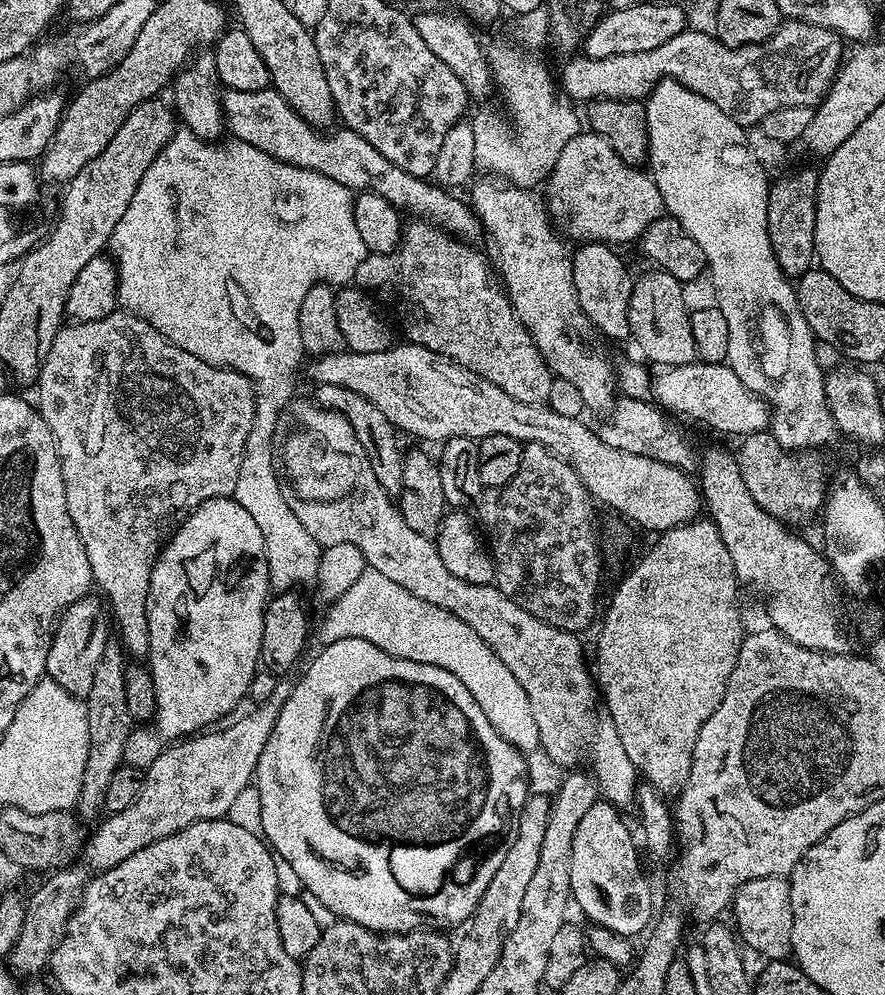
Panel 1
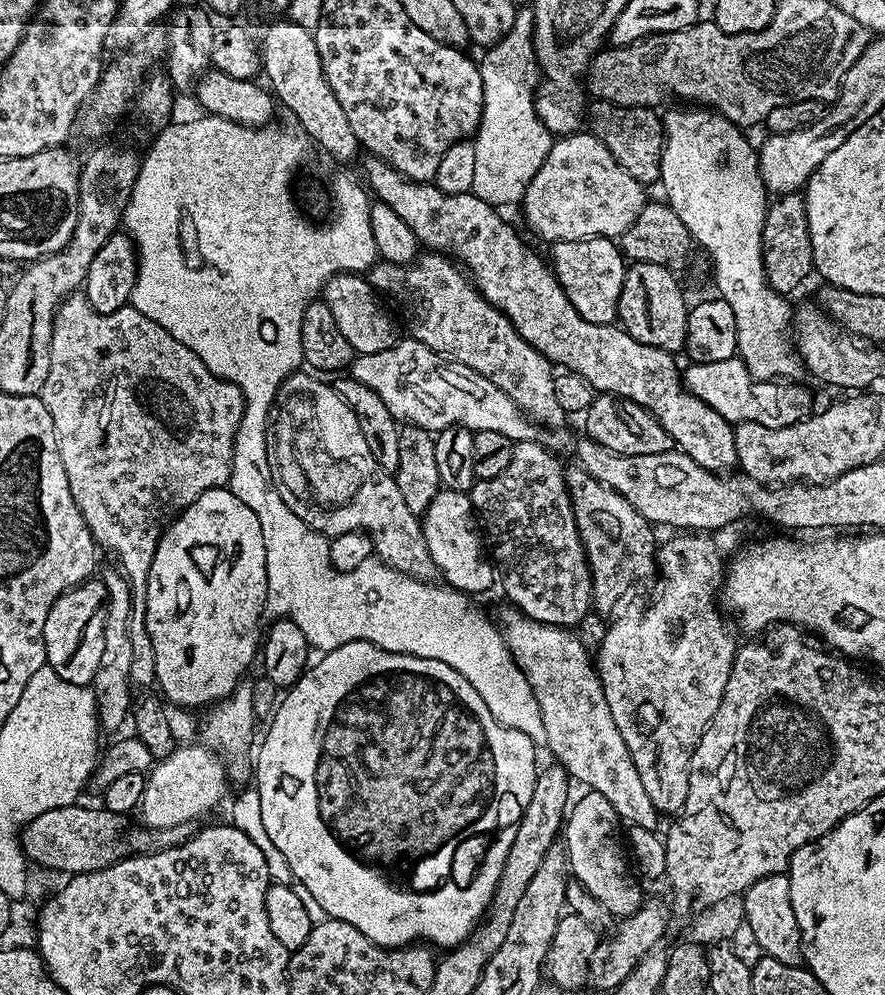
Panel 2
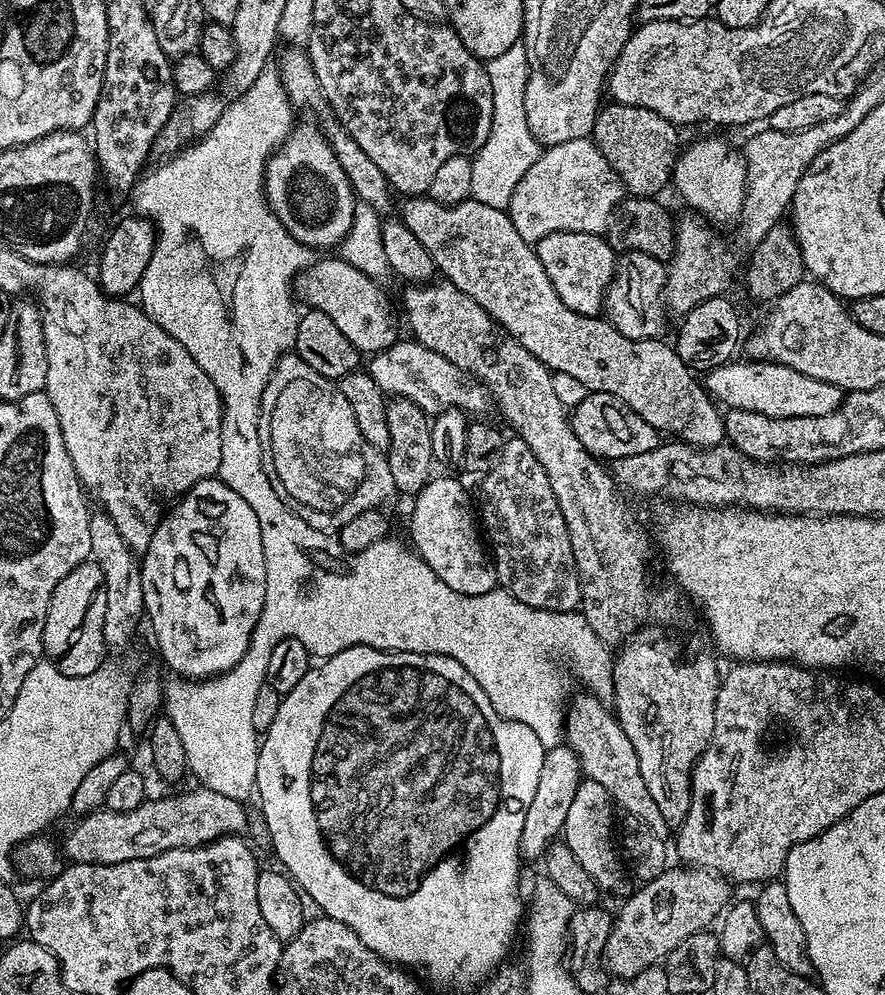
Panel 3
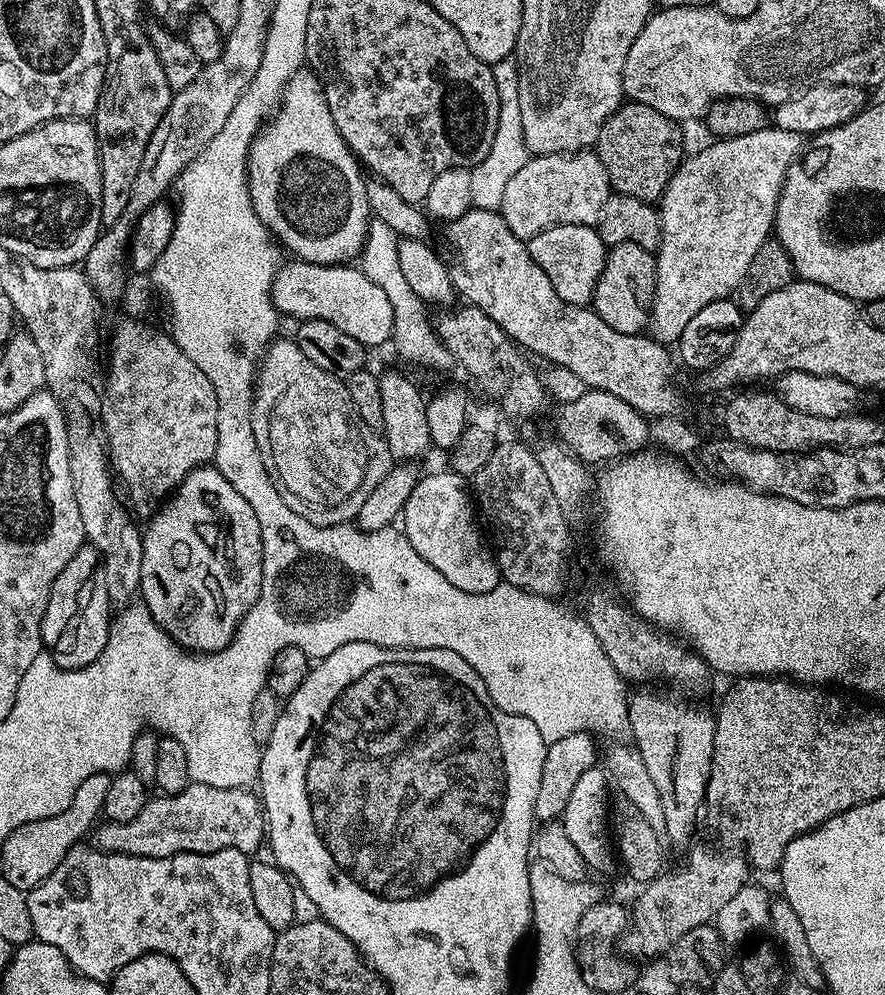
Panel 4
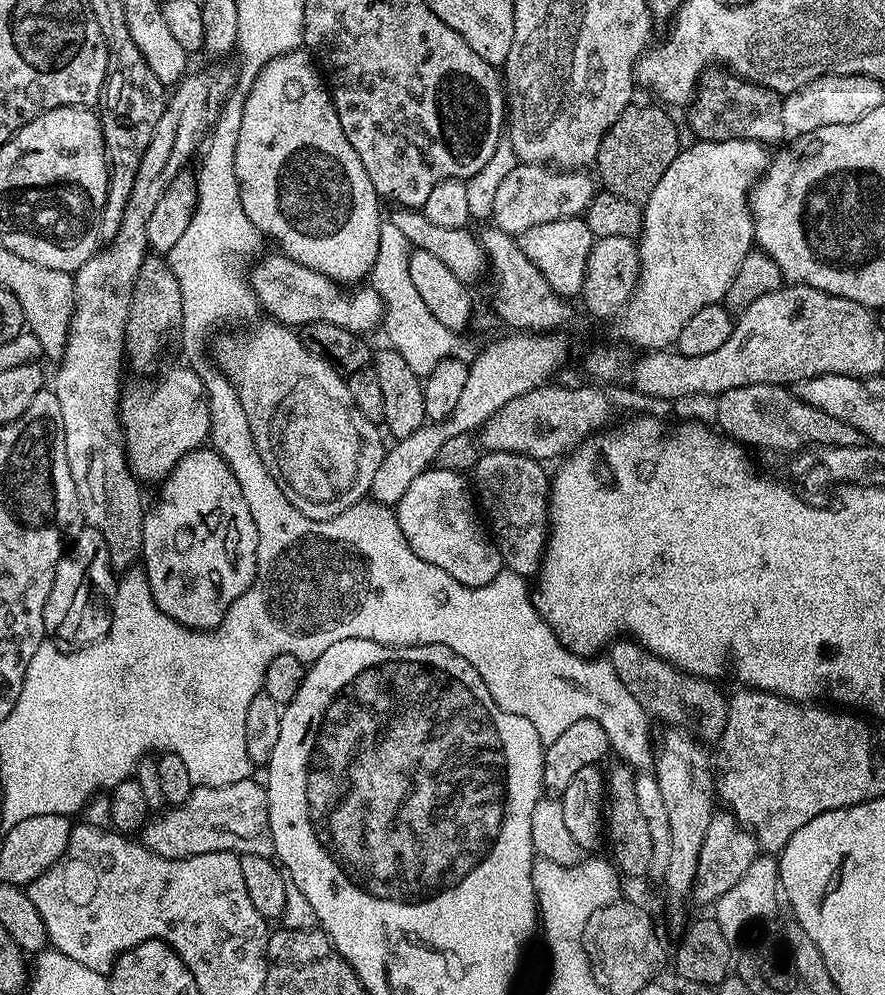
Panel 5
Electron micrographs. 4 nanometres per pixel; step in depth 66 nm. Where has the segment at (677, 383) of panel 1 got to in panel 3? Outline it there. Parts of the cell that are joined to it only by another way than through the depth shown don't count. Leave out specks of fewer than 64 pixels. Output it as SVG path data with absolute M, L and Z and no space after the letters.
M729 362L713 368L702 380L708 395L725 409L750 410L770 418L822 418L822 414L838 410L846 395L844 389L834 386L834 382L810 378L810 374L802 374L785 364L736 363Z

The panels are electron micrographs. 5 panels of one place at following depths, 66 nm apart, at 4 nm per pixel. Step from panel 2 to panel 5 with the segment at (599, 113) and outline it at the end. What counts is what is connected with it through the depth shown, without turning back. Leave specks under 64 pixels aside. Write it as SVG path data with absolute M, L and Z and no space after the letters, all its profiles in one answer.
M633 102L626 110L622 110L618 122L614 122L614 126L605 132L594 161L594 168L600 171L599 183L607 191L639 205L643 205L650 194L654 194L658 178L666 174L666 166L674 162L682 147L675 122L664 113L667 111L663 107L652 104Z

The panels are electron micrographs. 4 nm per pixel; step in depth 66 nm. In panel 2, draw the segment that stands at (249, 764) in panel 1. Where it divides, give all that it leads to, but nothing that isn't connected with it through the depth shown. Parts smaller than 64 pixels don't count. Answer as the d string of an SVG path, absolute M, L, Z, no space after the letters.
M179 745L164 760L157 761L147 773L143 798L138 809L141 823L150 828L169 828L196 821L210 811L226 790L225 761L207 745Z

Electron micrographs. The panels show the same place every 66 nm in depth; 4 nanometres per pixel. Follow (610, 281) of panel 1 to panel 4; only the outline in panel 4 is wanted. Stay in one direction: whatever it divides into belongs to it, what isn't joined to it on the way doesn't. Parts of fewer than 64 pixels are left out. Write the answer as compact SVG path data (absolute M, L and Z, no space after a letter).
M593 225L550 226L531 236L526 243L530 250L530 258L534 258L538 266L542 266L546 278L550 278L550 286L558 290L558 298L562 298L568 304L591 305L598 278L604 269L606 255L606 246Z

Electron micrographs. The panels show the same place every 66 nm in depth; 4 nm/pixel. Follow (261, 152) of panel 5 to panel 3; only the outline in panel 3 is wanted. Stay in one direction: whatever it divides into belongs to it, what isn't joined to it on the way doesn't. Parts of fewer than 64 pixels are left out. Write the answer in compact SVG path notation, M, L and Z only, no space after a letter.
M297 123L283 144L272 153L268 165L264 167L264 195L268 197L273 214L282 222L282 226L286 226L288 233L313 250L335 249L352 229L358 203L356 194L352 190L350 178L346 176L346 170L342 170L338 164L334 150L315 123Z

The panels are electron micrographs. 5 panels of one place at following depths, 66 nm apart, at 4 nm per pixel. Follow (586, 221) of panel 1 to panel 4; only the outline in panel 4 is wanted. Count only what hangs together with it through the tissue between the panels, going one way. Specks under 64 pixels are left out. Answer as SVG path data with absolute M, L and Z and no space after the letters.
M595 151L555 152L549 156L532 156L514 174L503 191L499 214L516 237L527 242L531 236L550 226L595 226L609 195L606 166L602 166Z

